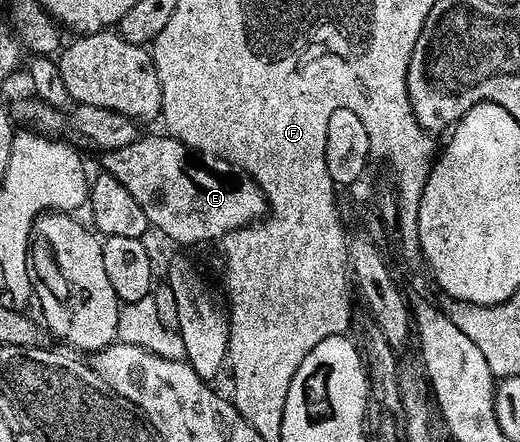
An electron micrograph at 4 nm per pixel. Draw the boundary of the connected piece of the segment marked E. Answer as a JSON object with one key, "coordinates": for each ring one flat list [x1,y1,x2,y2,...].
{"coordinates":[[169,134,139,138,132,146,124,146,124,150,105,153,105,175,116,178,136,202,140,202,140,210,148,214,151,229,168,234,180,246,186,244,206,244,209,240,221,241,229,232,254,226,267,215,268,205,262,188,251,176,235,168,227,160,215,156,203,156,192,152,180,141]]}

